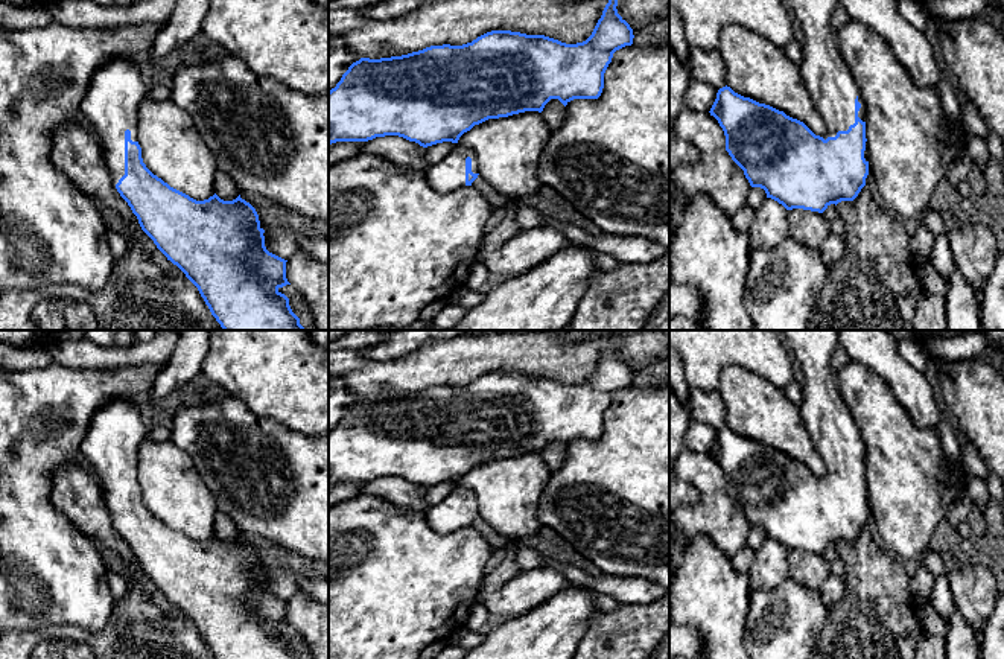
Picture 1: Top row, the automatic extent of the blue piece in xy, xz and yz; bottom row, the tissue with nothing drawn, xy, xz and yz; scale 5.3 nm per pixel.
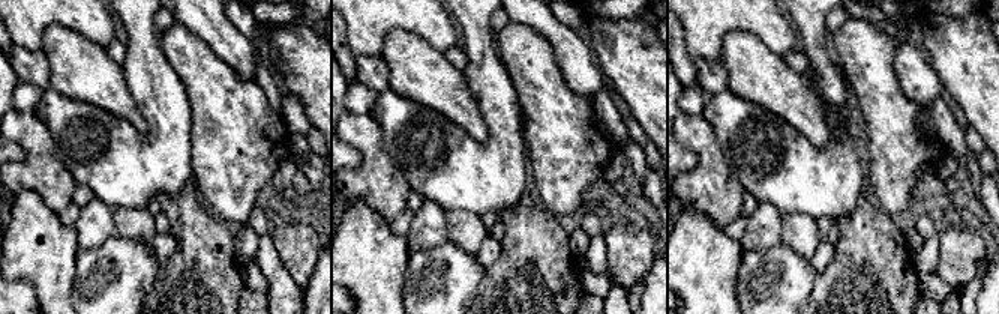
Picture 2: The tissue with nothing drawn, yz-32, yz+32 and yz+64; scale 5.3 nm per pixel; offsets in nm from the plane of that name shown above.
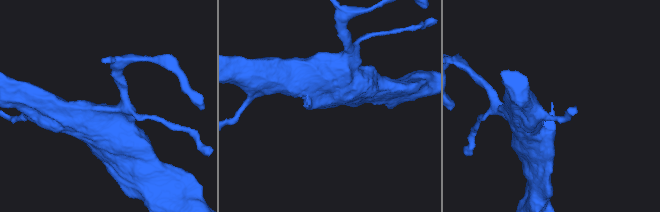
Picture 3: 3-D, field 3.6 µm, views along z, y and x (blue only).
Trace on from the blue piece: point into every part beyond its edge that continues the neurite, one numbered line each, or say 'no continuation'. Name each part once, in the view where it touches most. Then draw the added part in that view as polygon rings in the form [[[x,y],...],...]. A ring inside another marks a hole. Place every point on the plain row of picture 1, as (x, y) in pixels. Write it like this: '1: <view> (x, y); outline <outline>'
1: yz (831, 425); outline [[[782,330],[788,349],[796,355],[800,370],[803,371],[803,400],[800,412],[811,440],[817,444],[820,457],[826,466],[824,481],[835,478],[838,472],[847,472],[858,457],[866,463],[866,446],[859,428],[840,396],[835,371],[831,367],[834,350],[840,345],[838,330]]]

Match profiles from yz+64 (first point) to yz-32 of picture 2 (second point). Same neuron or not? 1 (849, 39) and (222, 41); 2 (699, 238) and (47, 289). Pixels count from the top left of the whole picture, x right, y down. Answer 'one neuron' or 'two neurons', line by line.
1: two neurons
2: one neuron

